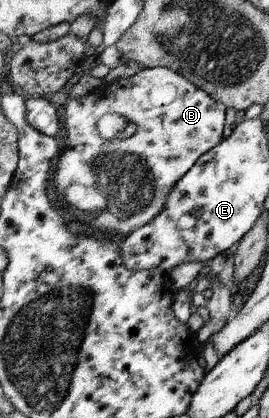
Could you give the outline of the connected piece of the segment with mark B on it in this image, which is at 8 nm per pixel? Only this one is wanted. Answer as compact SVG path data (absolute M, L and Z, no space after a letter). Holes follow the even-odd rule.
M167 67L142 69L126 79L119 79L105 84L101 91L93 94L69 98L63 105L65 148L57 161L57 170L53 177L53 192L58 206L72 220L101 230L124 234L125 236L145 227L159 215L170 200L173 188L183 179L205 152L211 151L223 140L223 122L225 122L225 105L216 101L204 90L198 89L187 77ZM103 114L119 114L127 124L133 122L136 132L125 139L108 140L97 129L97 122ZM75 212L85 214L75 218Z

